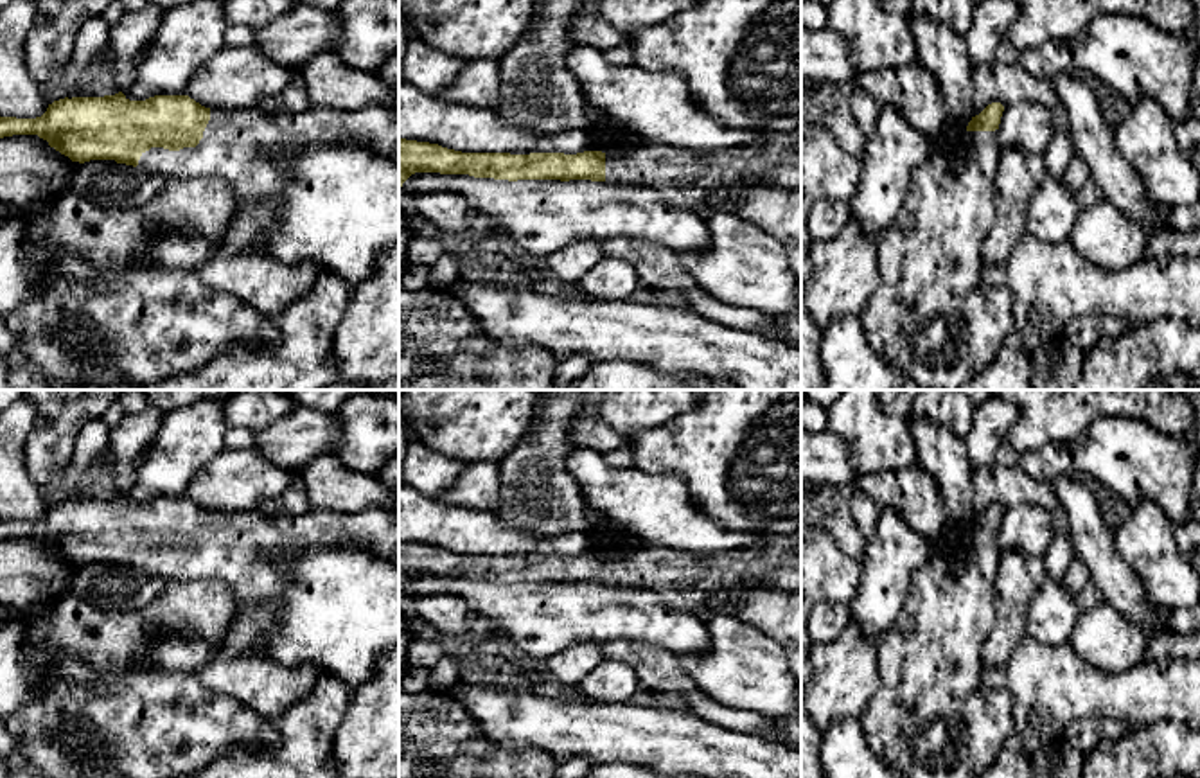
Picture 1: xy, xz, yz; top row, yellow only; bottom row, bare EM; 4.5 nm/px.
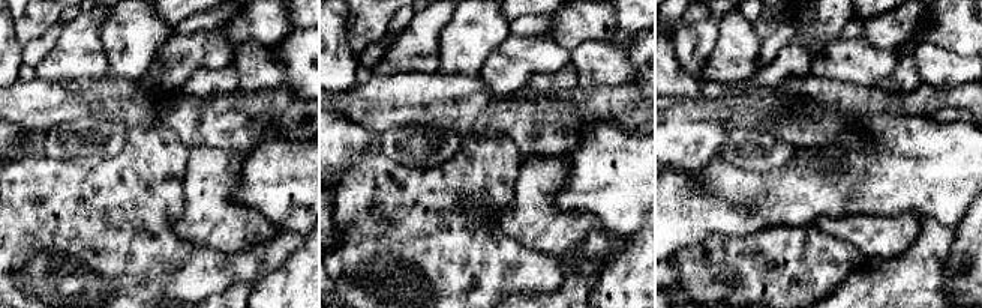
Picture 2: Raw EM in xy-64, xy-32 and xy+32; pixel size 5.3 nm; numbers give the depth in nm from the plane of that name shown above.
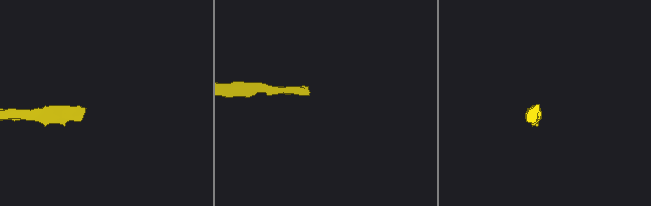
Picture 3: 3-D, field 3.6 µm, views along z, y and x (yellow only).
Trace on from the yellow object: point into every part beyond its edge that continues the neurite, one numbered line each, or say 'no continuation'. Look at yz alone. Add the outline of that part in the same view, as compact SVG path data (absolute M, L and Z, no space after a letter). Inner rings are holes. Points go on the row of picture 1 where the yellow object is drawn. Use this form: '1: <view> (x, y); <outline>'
1: yz (983, 144); M997 129L966 131L966 149L977 158L981 169L993 180L999 172Z

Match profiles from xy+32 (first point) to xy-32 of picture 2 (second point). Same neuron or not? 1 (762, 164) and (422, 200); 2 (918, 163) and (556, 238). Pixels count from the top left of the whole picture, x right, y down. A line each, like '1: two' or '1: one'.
1: two
2: two

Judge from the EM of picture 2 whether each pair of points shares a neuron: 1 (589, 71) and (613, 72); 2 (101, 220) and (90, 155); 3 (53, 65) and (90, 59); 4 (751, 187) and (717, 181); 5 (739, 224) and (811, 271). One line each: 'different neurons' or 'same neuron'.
1: same neuron
2: different neurons
3: same neuron
4: same neuron
5: different neurons

